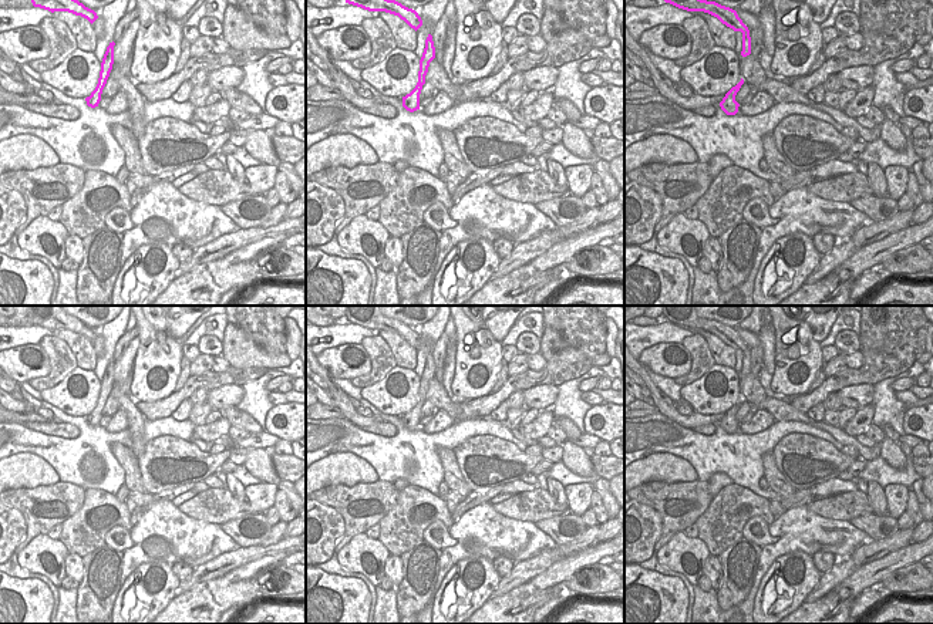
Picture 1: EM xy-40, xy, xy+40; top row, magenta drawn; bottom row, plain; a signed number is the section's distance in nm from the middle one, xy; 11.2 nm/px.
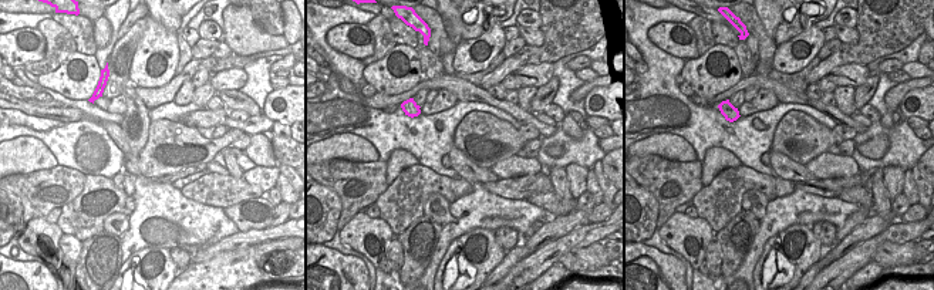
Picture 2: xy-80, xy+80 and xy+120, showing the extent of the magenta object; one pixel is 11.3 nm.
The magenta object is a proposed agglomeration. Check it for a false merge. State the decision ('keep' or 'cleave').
keep

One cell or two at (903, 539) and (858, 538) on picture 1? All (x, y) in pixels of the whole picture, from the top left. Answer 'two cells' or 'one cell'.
two cells

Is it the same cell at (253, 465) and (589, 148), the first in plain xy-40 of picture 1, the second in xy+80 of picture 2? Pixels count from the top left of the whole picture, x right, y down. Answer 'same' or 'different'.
different

